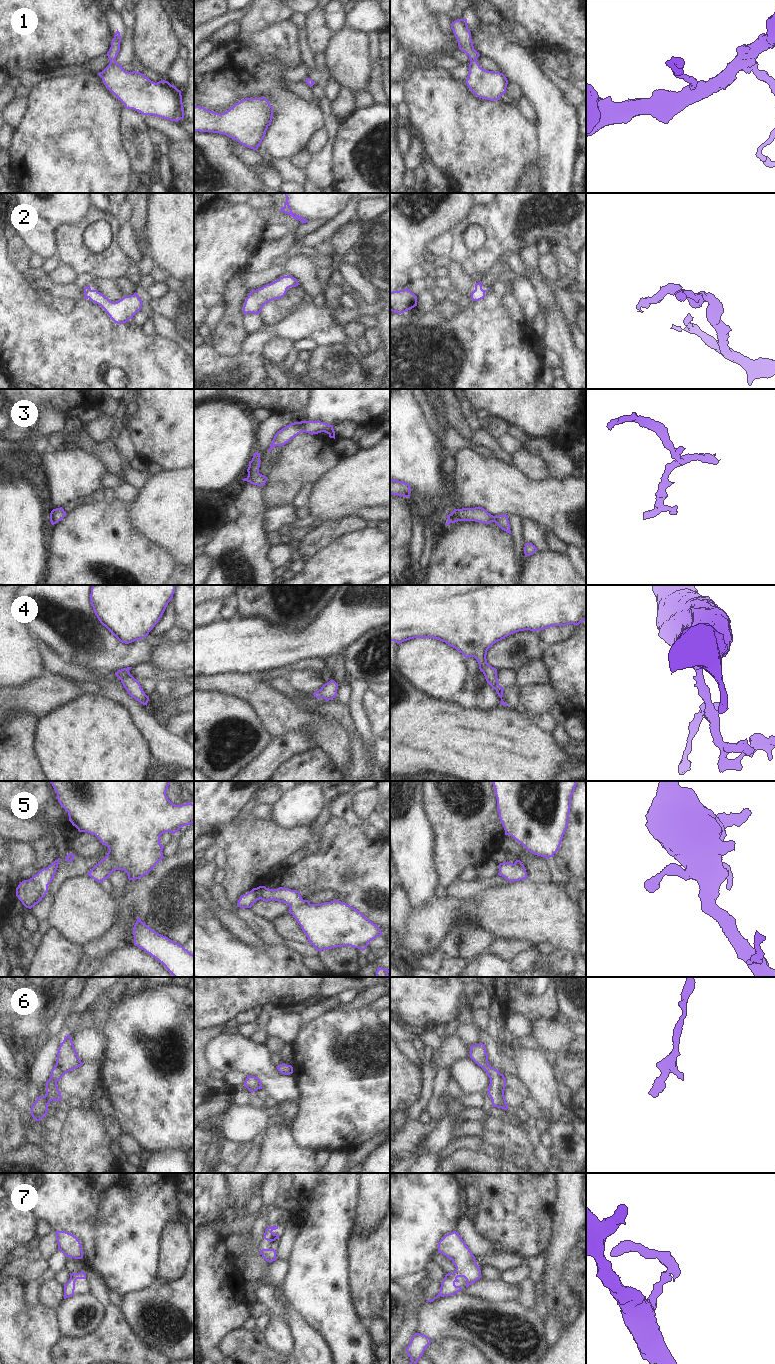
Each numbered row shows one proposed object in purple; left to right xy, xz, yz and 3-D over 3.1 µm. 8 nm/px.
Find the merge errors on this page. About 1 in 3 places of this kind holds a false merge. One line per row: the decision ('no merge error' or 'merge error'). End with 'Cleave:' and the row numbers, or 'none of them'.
1: no merge error
2: no merge error
3: no merge error
4: no merge error
5: no merge error
6: no merge error
7: no merge error
Cleave: none of them

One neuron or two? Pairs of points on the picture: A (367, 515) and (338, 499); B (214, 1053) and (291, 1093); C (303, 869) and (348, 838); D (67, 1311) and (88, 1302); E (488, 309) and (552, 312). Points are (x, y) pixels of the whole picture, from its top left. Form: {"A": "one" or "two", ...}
{"A": "two", "B": "one", "C": "one", "D": "one", "E": "two"}

